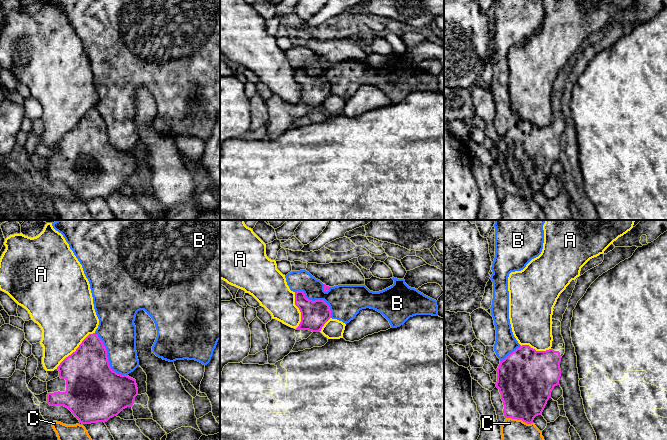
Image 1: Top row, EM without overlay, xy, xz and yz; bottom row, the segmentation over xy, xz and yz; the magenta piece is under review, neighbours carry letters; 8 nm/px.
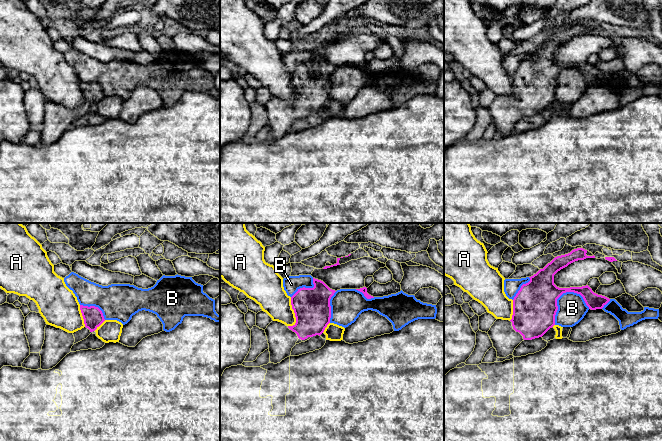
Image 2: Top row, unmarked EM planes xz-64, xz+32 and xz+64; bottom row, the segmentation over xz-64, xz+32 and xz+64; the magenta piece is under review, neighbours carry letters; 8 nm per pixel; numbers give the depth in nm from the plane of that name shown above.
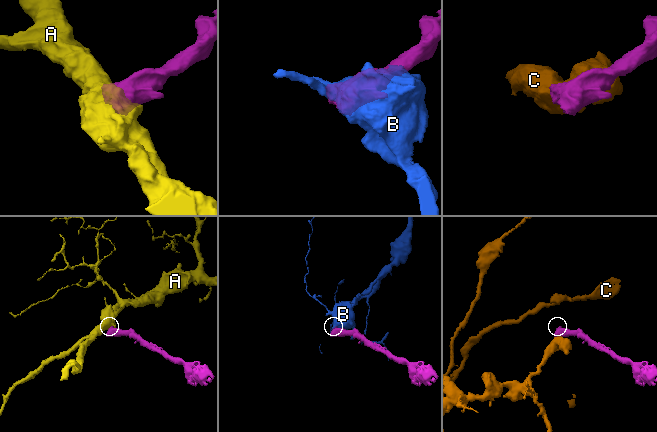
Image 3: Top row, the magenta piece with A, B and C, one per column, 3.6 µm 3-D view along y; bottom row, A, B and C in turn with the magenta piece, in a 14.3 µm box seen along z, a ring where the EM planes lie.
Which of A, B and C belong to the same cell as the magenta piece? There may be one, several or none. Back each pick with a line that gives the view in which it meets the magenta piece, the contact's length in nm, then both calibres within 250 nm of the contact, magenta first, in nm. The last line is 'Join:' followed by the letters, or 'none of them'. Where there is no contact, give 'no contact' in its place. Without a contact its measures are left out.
Join: none of them

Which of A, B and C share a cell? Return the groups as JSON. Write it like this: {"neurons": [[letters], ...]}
{"neurons": [["A"], ["B"], ["C"]]}

